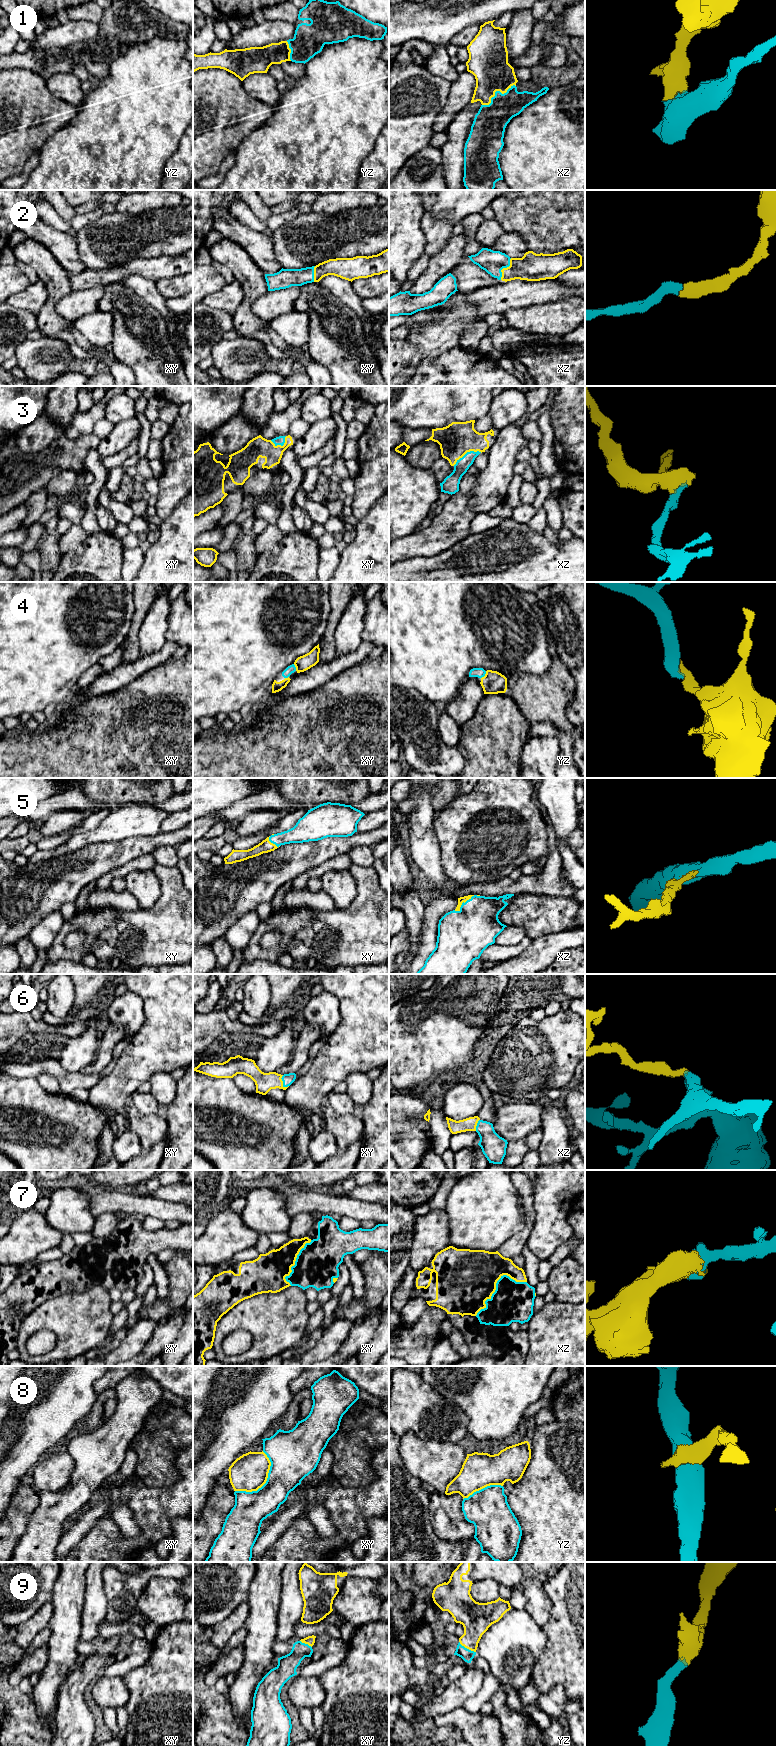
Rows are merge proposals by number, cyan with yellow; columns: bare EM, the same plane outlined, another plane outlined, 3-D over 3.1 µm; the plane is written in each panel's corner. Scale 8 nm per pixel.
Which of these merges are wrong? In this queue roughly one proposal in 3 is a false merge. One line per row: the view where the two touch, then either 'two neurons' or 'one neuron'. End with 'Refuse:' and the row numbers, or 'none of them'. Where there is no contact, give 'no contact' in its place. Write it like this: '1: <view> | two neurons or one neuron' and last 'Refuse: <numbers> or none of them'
1: xz | one neuron
2: xz | one neuron
3: xz | one neuron
4: yz | one neuron
5: xz | one neuron
6: xy | one neuron
7: xz | one neuron
8: xy | two neurons
9: yz | one neuron
Refuse: 8

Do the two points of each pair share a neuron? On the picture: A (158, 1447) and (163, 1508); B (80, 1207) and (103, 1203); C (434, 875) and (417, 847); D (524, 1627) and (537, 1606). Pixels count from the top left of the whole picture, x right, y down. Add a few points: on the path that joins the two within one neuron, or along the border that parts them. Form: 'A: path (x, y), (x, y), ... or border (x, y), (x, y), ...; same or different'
A: border (180, 1474), (169, 1487), (144, 1485); different
B: border (77, 1188), (86, 1193), (89, 1208), (95, 1217); different
C: path (431, 868), (429, 860), (424, 854); same
D: border (524, 1608), (541, 1627); different

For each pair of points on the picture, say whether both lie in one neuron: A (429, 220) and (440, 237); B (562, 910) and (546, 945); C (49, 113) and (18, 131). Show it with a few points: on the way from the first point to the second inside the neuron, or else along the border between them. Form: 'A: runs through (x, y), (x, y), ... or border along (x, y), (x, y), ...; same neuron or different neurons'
A: runs through (430, 224), (437, 233); same neuron
B: border along (565, 929), (533, 939); different neurons
C: runs through (41, 113), (34, 113), (24, 123); same neuron

